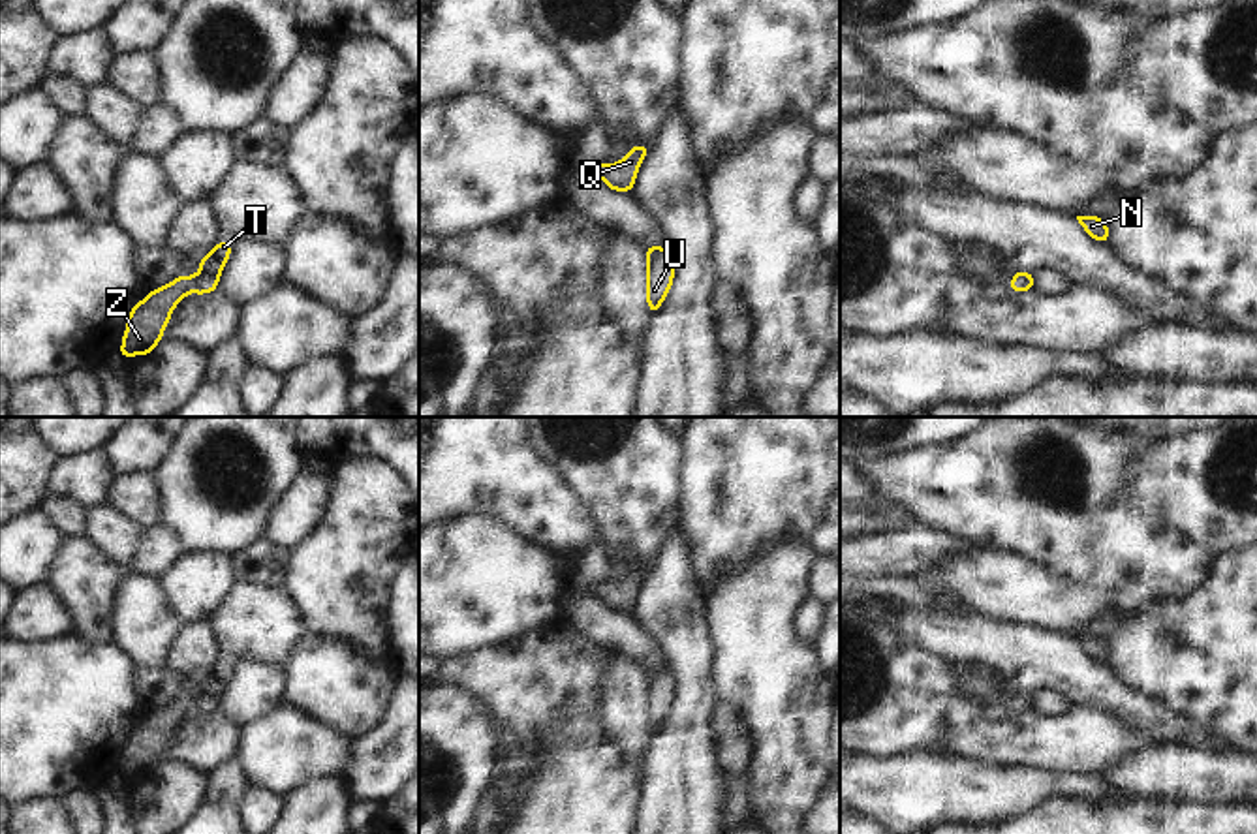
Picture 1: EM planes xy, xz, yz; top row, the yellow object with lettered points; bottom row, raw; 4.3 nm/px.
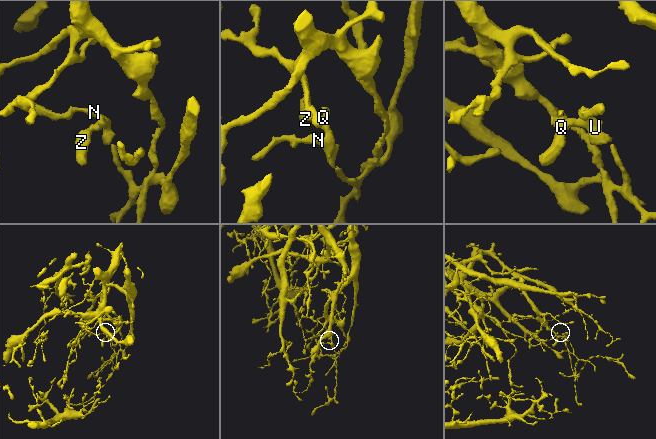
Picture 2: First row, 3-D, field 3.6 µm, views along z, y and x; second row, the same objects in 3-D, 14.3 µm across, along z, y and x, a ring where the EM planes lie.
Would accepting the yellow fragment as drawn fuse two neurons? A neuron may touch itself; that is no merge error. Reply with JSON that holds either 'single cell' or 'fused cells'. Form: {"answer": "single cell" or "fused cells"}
{"answer": "single cell"}

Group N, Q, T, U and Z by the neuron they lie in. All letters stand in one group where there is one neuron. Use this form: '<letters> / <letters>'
N Q T U Z

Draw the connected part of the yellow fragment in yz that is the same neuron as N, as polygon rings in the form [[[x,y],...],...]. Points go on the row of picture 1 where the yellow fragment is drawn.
[[[1077,216],[1077,220],[1094,240],[1109,244],[1107,220],[1099,216]]]

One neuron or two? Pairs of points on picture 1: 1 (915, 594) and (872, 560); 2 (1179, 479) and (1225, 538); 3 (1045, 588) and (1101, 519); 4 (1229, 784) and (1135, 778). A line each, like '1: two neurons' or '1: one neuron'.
1: two neurons
2: one neuron
3: two neurons
4: one neuron

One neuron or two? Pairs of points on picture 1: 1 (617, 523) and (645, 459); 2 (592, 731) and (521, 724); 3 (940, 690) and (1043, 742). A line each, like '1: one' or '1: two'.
1: one
2: two
3: one

